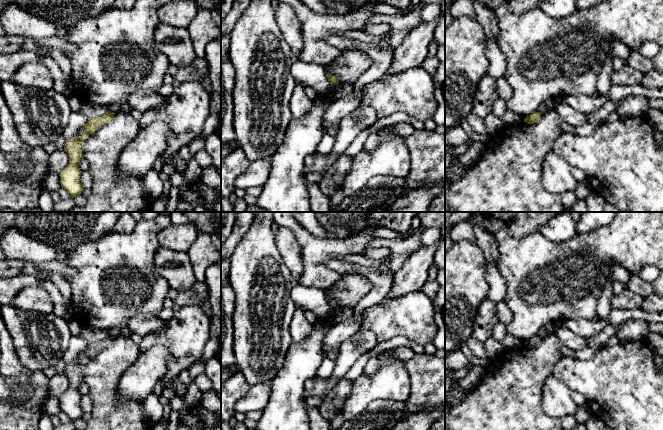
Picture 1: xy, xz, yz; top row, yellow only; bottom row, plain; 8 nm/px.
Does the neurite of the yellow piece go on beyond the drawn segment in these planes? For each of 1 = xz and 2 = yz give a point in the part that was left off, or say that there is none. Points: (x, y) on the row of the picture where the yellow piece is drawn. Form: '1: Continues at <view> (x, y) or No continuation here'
1: No continuation here
2: No continuation here

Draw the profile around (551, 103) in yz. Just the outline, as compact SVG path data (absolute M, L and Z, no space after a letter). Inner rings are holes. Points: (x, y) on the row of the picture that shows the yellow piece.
M554 96L544 101L539 107L539 112L545 113L551 109L554 109L559 103L563 102L564 98L565 96Z

